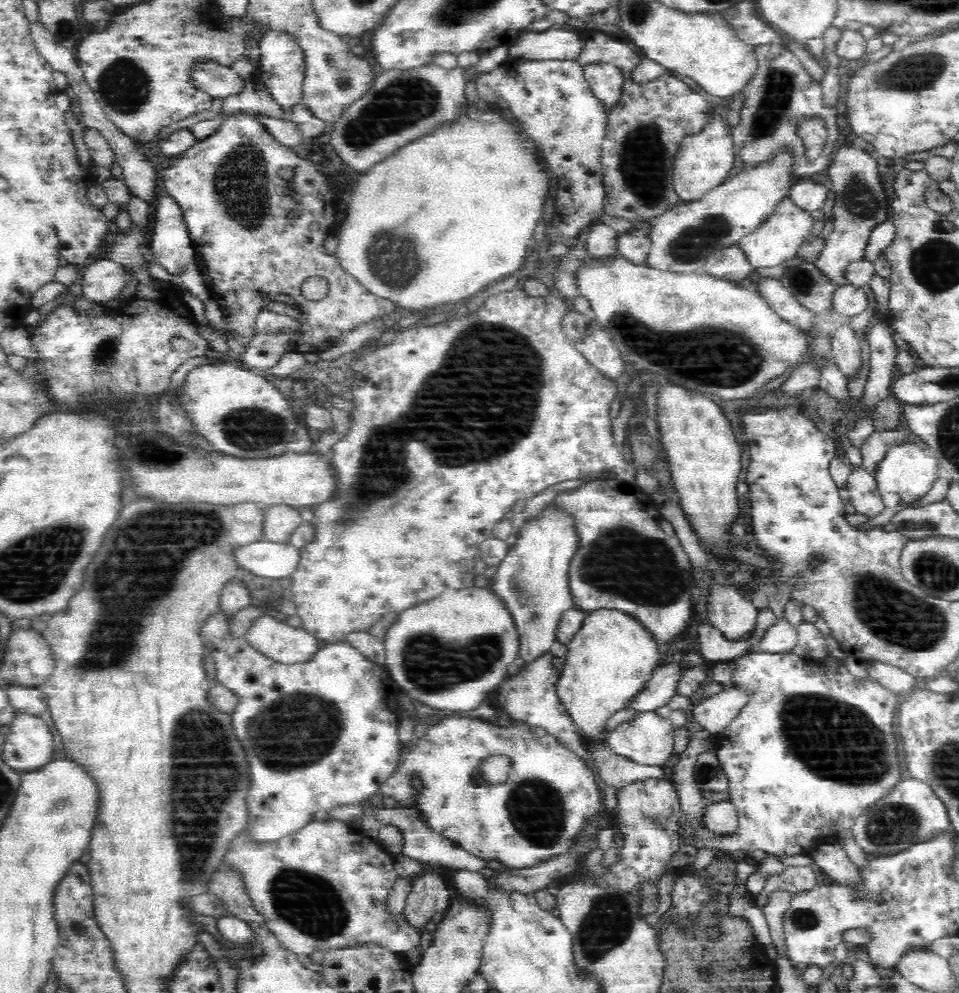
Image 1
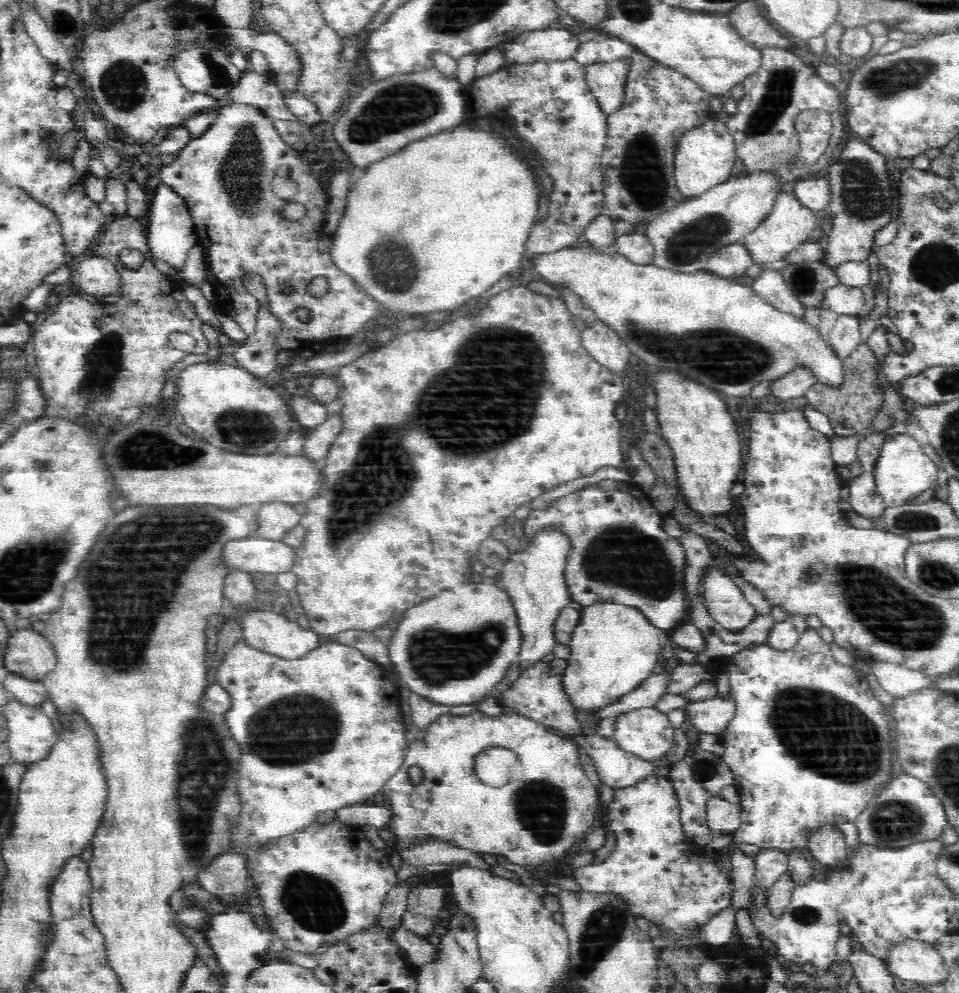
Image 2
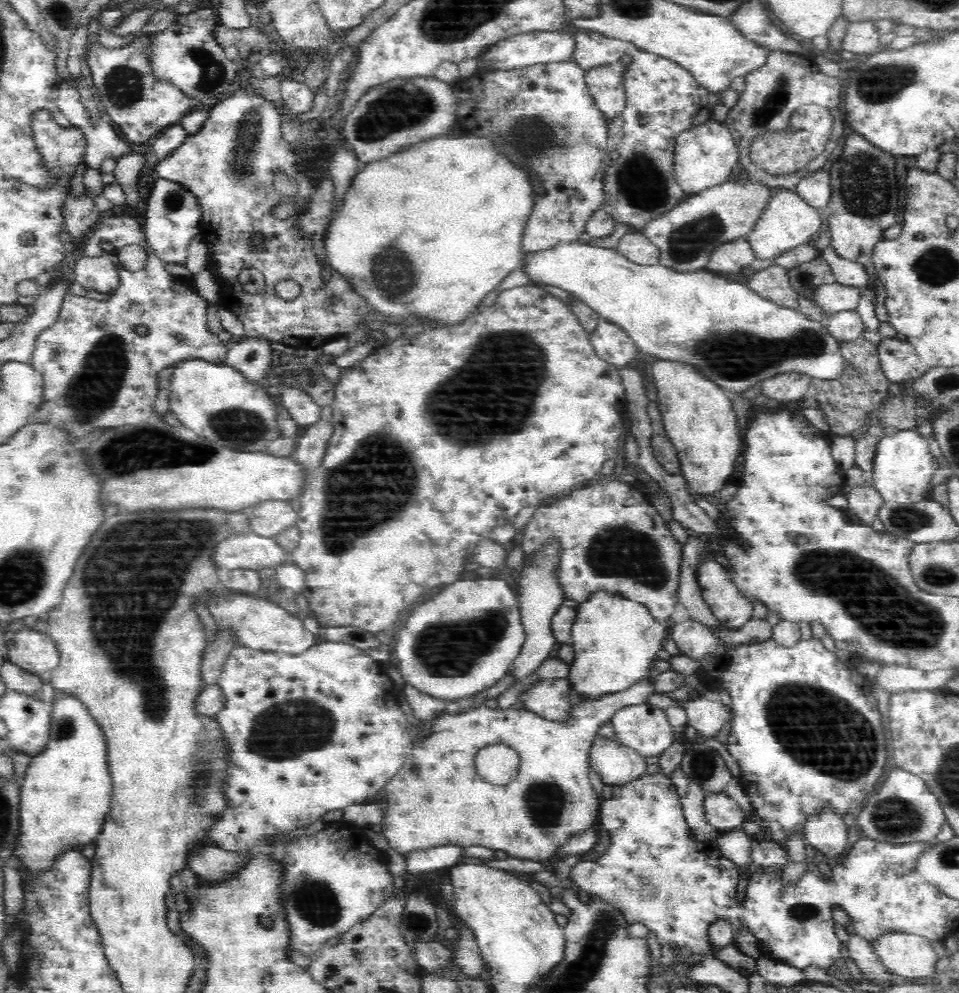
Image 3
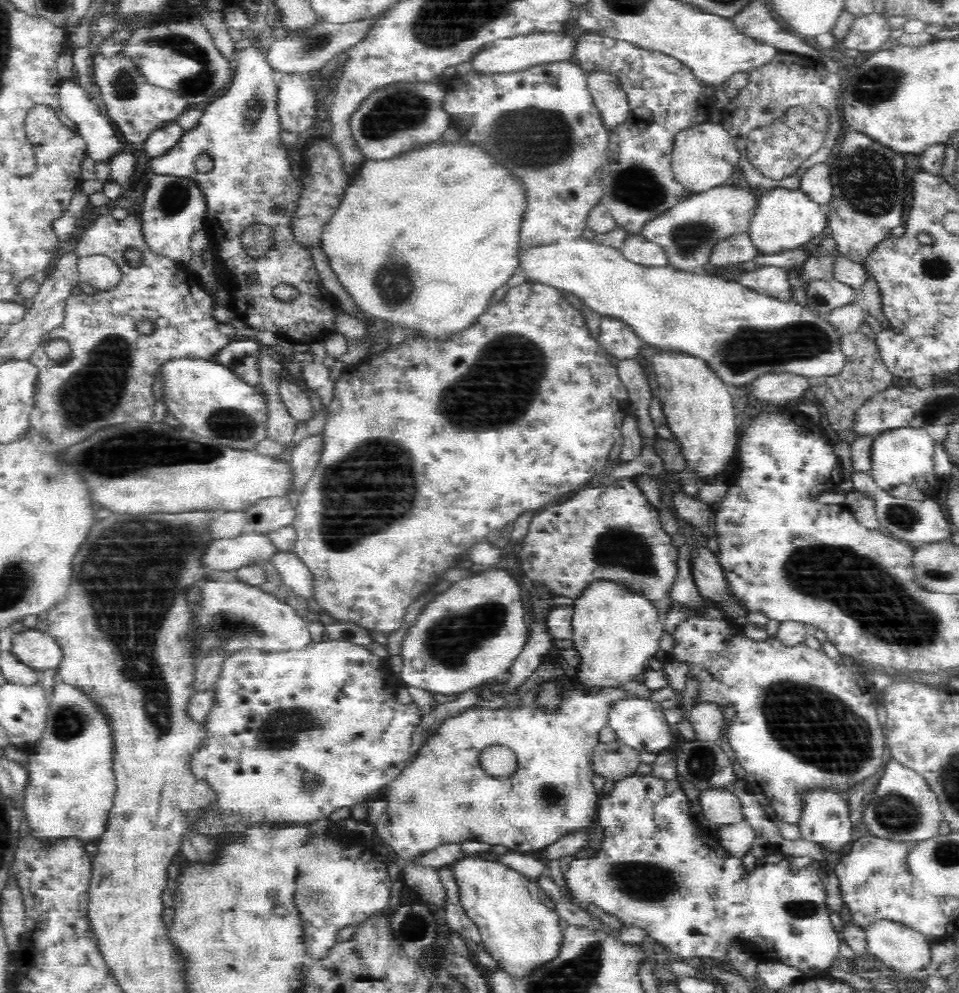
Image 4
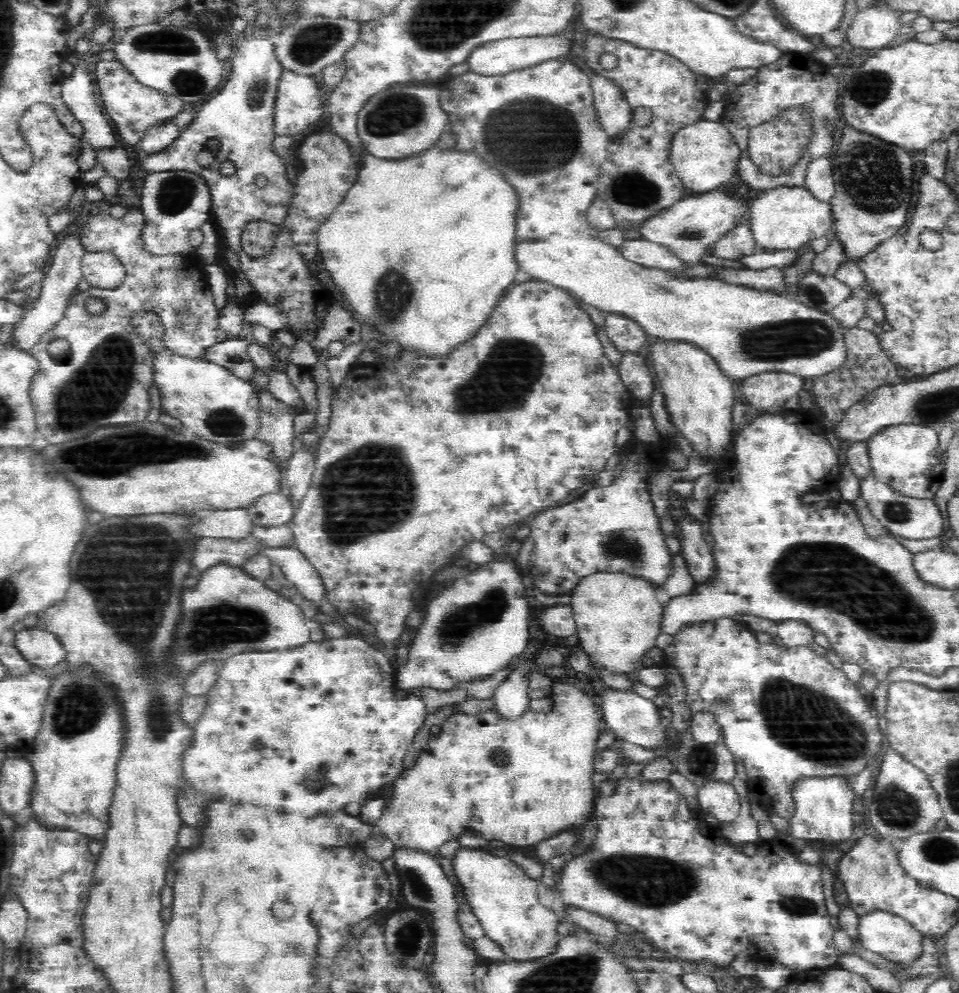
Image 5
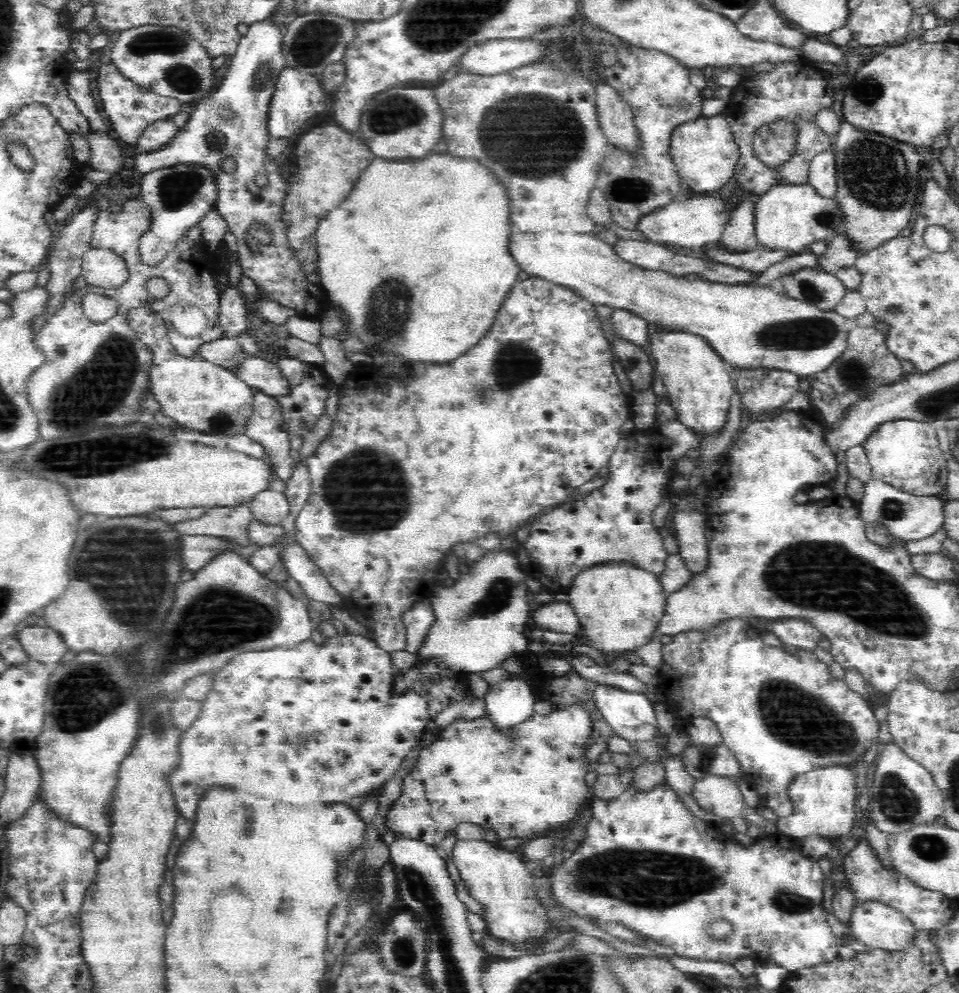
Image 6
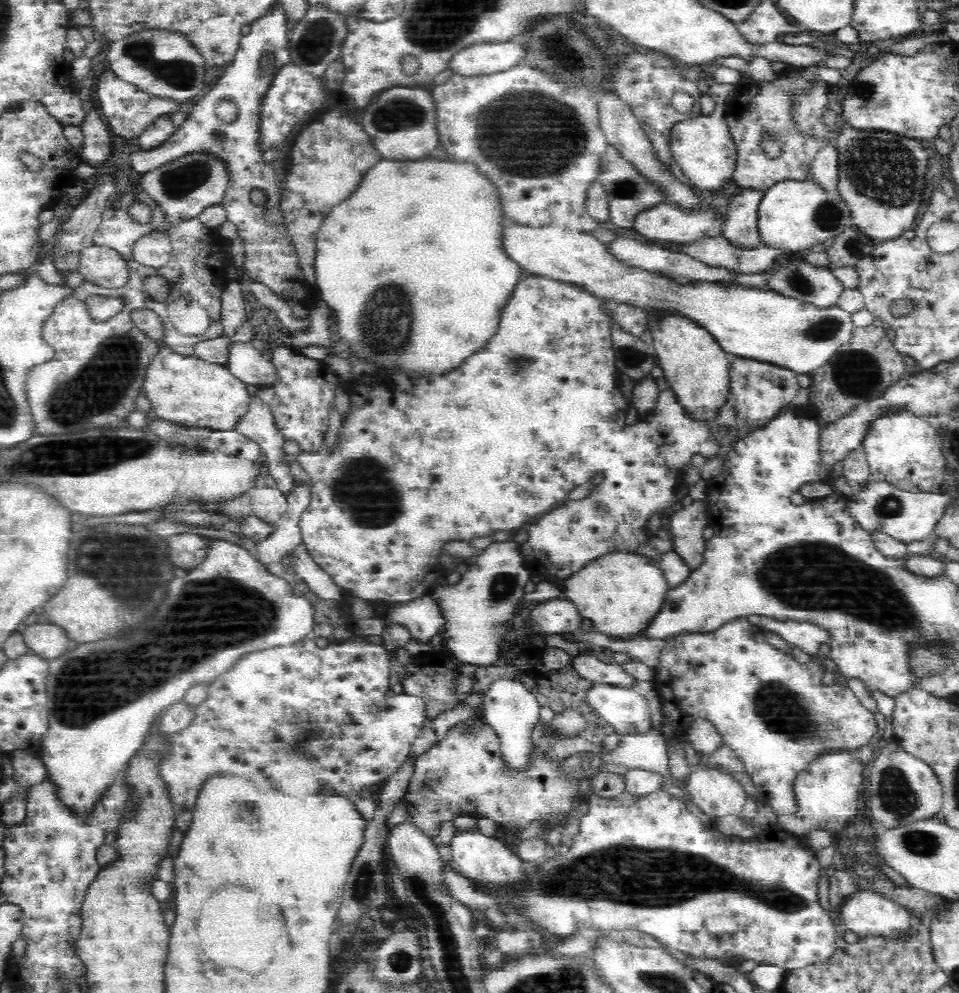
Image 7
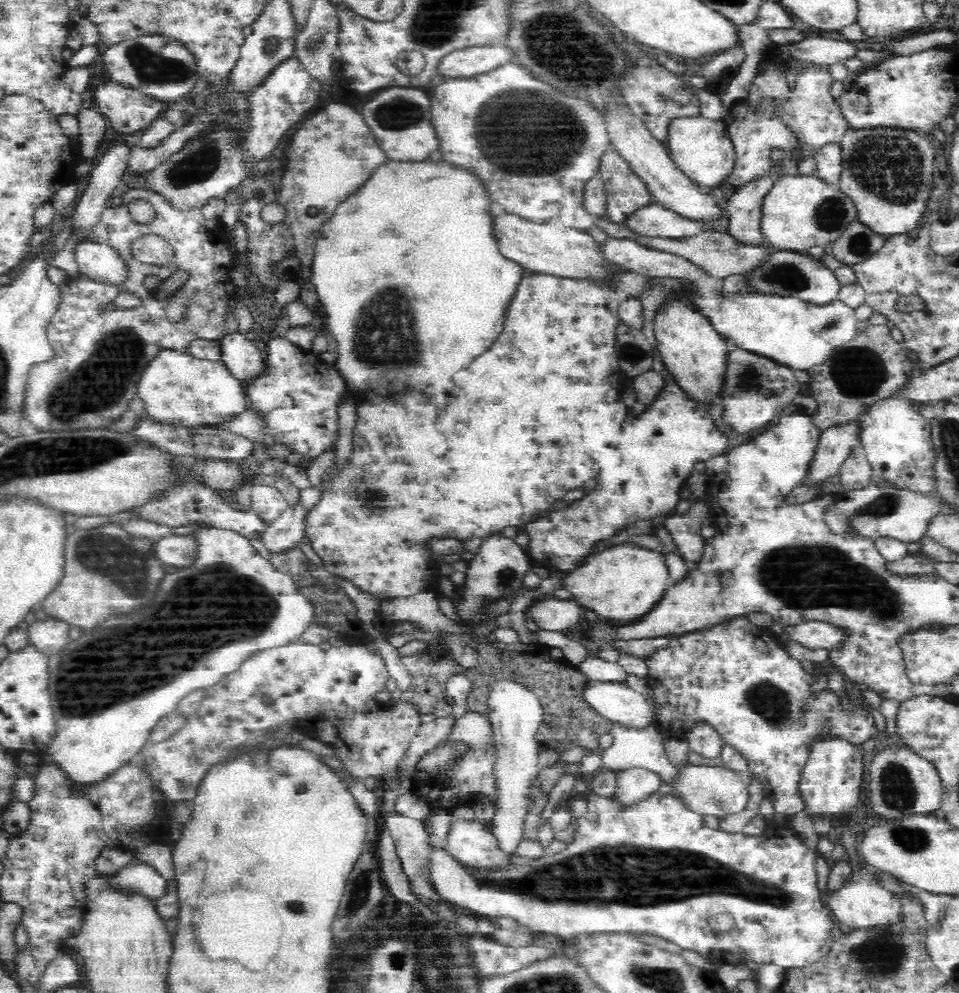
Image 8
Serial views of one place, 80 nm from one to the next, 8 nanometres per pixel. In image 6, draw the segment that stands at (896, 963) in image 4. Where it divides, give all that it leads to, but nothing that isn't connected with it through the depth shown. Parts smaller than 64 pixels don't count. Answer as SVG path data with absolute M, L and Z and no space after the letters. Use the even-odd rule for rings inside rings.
M870 902L854 910L849 936L862 942L870 951L899 953L910 951L916 946L918 930L900 912L884 904Z

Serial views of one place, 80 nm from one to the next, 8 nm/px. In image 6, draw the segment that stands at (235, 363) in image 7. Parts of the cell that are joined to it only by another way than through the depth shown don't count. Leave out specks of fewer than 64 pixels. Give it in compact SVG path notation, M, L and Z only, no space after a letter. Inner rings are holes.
M248 356L237 375L254 390L274 398L288 398L292 394L290 382L276 363Z

